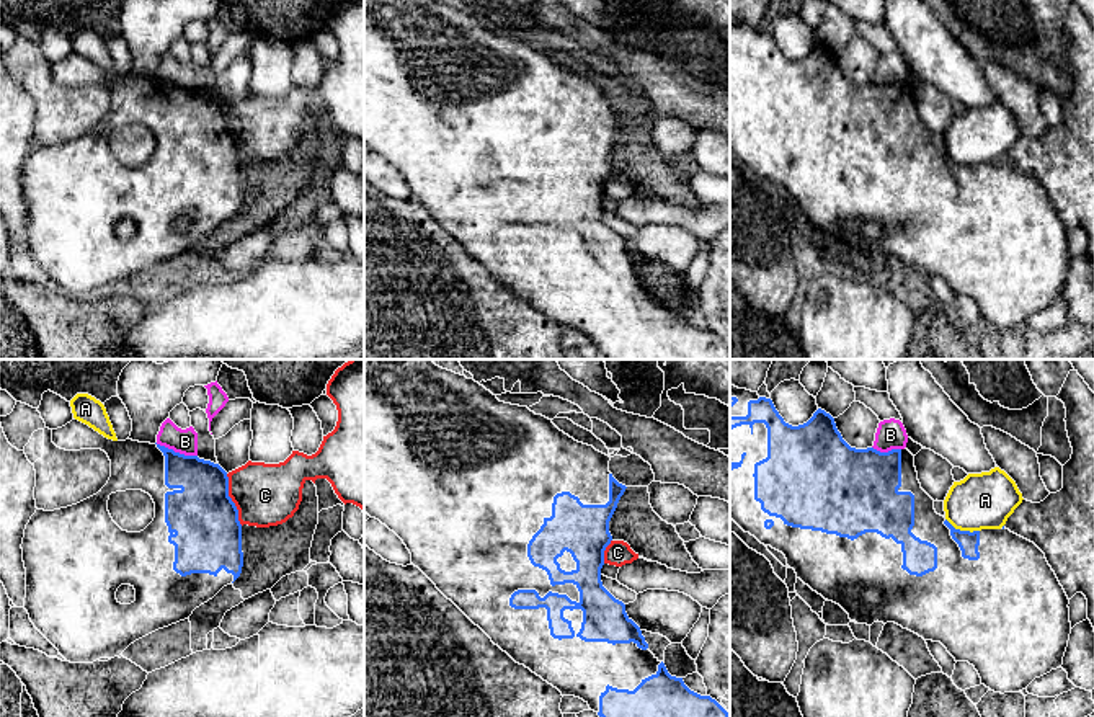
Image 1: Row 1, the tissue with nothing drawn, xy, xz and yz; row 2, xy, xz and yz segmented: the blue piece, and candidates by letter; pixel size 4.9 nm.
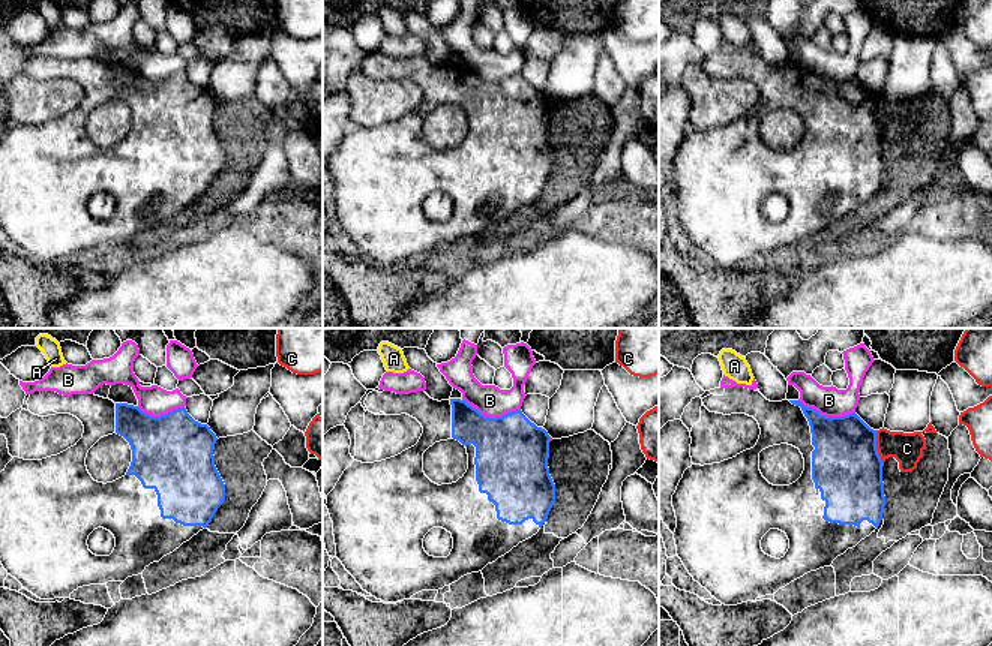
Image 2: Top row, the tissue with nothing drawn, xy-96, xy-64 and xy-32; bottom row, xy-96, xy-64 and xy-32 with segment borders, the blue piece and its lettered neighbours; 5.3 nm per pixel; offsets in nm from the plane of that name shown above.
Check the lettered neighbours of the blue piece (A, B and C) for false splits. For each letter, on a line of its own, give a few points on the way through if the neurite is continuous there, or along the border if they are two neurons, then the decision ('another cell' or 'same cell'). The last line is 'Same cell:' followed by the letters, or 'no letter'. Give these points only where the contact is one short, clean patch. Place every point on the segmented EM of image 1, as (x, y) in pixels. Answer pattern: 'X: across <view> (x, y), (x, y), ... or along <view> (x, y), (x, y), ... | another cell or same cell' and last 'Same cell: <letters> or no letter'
A: another cell
B: along xy (155, 443), (196, 456) | another cell
C: along xy (226, 474), (229, 497), (242, 525) | another cell
Same cell: no letter

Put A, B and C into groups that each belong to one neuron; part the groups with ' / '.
A / B / C

